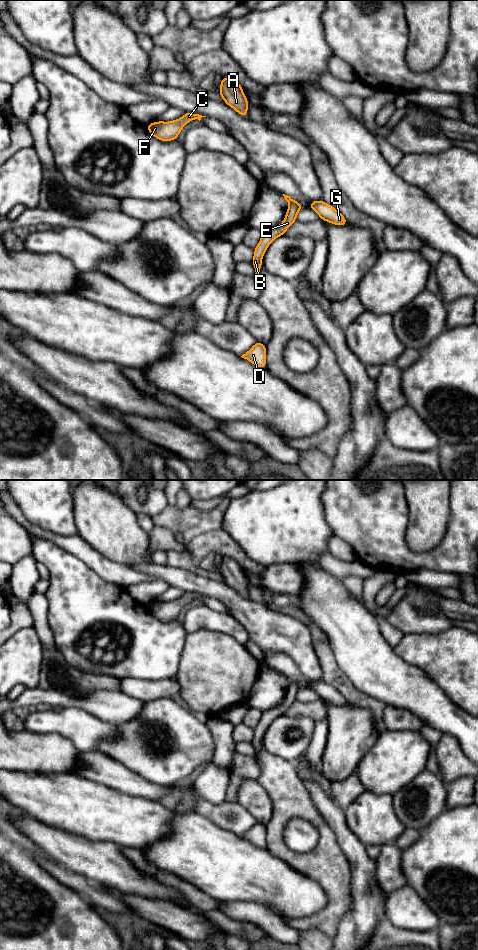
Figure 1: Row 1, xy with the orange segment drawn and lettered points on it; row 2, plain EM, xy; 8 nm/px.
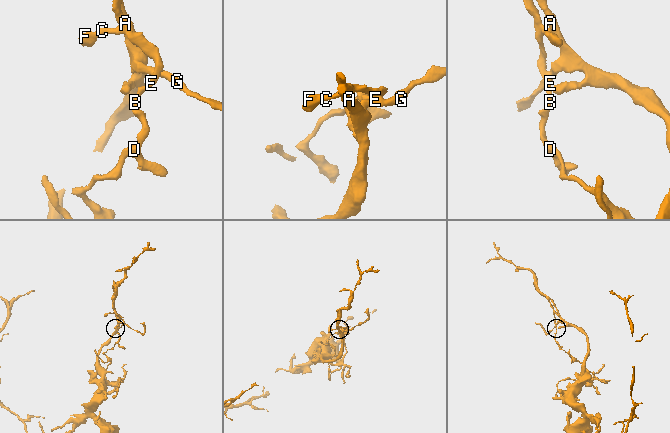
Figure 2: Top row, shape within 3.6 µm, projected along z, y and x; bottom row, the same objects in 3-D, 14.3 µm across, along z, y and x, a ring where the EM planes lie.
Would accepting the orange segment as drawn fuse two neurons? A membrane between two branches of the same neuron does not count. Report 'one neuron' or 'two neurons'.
two neurons

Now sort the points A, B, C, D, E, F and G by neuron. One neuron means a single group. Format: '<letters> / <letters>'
A G / B C D E F

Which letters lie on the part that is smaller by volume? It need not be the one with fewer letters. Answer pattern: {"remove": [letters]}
{"remove": ["B", "C", "D", "E", "F"]}

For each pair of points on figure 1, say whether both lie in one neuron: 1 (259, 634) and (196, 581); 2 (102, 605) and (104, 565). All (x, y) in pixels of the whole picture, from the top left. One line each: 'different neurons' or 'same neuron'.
1: same neuron
2: different neurons

